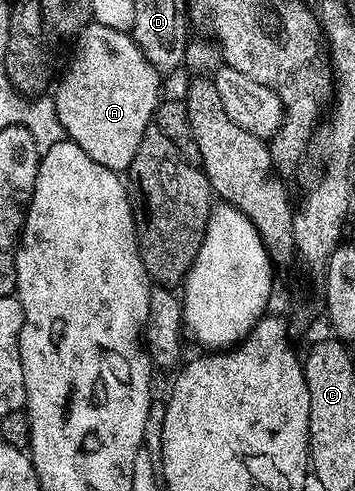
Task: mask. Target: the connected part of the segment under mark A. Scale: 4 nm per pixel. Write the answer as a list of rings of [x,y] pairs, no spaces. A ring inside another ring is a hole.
[[[89,22],[81,30],[74,41],[76,53],[72,56],[72,65],[68,73],[59,80],[54,88],[54,99],[57,106],[58,118],[64,128],[67,139],[74,141],[94,162],[106,166],[114,173],[120,174],[132,165],[134,154],[142,142],[144,132],[153,123],[156,106],[162,99],[160,93],[161,73],[146,59],[144,51],[136,45],[128,32],[119,32],[110,26],[102,26]]]

